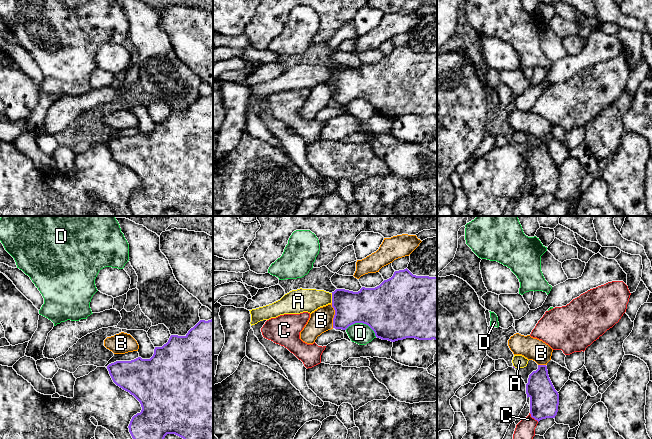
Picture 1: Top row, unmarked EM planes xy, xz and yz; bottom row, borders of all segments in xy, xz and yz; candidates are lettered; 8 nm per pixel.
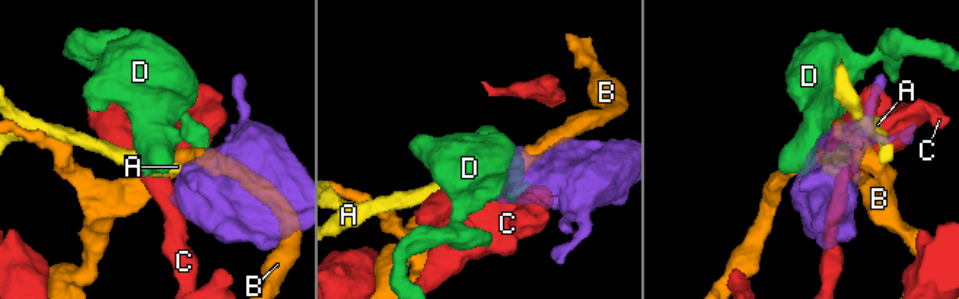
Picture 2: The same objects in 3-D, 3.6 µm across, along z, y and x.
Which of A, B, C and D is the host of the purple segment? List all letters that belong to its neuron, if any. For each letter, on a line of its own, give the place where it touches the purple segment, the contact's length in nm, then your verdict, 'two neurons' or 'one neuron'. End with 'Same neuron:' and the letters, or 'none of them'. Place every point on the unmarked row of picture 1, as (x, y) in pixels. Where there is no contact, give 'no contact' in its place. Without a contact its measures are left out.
A: meets purple in xz at (332, 74); contact 80 nm long; one neuron
B: meets purple in xz at (334, 91); contact 200 nm long; two neurons
C: meets purple in yz at (533, 193); contact 100 nm long; two neurons
D: meets purple in xz at (362, 98); contact 260 nm long; two neurons
Same neuron: A

